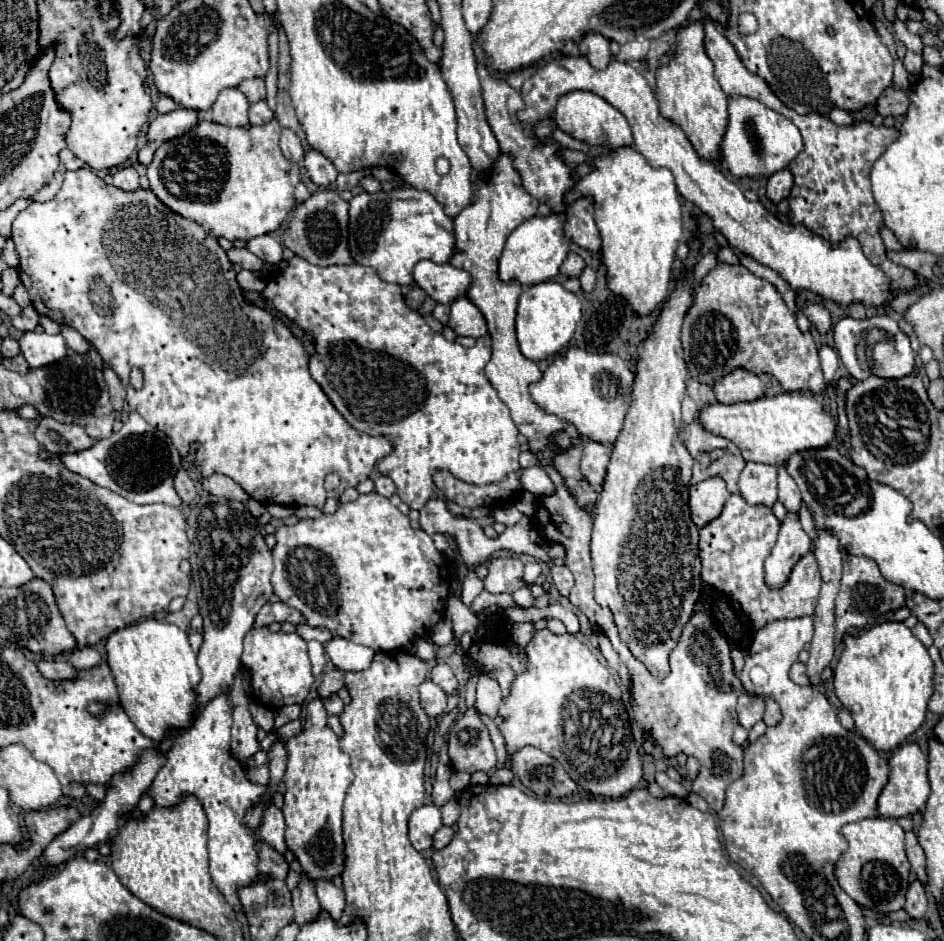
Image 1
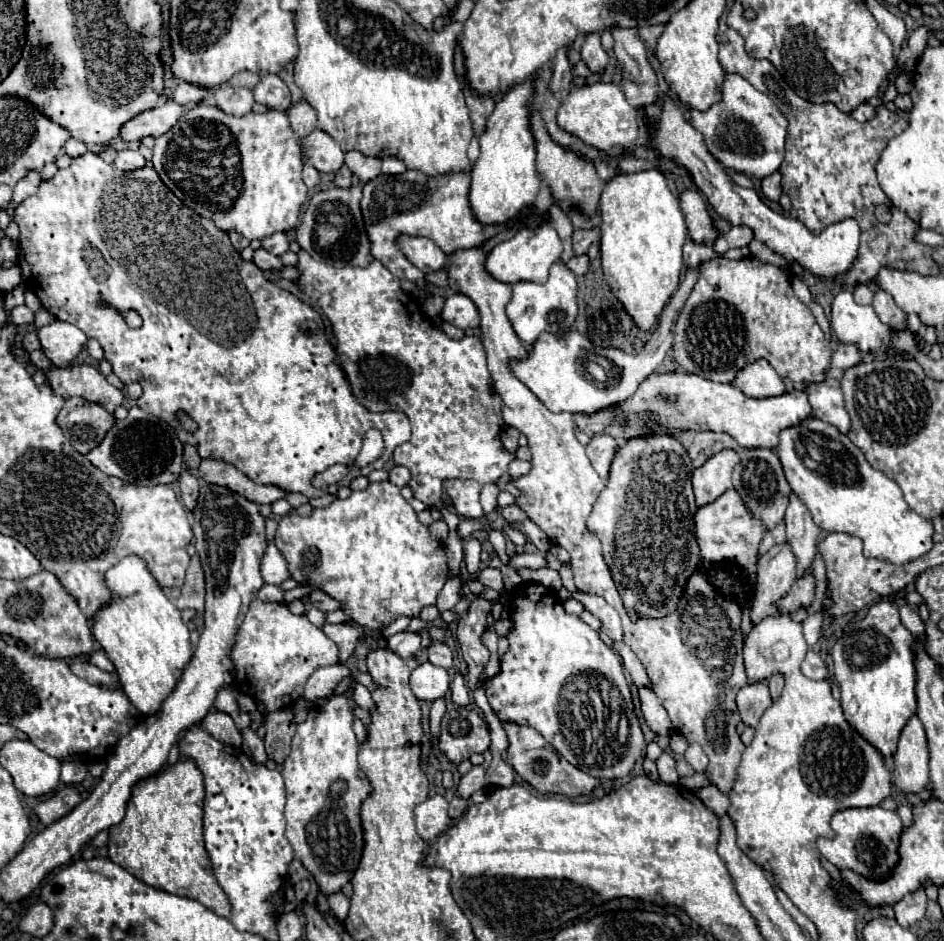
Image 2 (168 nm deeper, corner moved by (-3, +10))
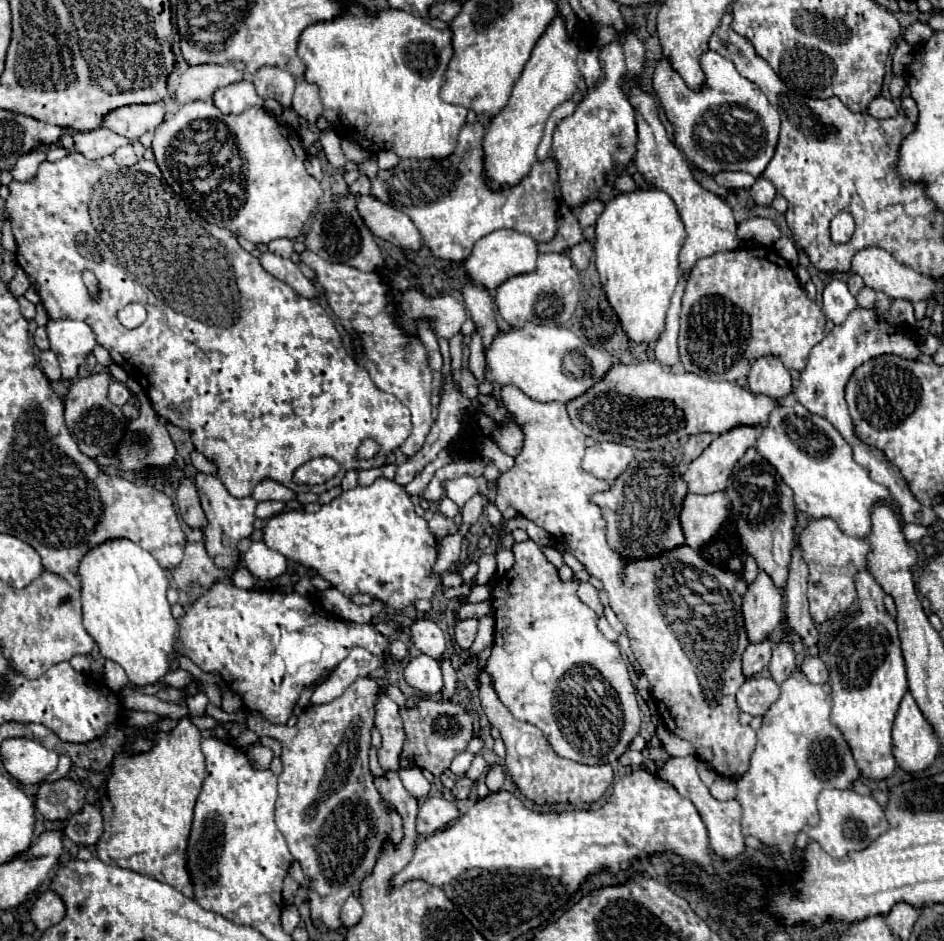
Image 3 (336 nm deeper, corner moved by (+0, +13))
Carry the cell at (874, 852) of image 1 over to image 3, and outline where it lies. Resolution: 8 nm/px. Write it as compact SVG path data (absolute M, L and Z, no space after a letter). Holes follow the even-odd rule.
M822 790L818 794L818 812L820 822L816 826L804 826L804 832L832 858L844 858L850 850L862 850L888 830L884 808L872 796L860 796L854 790Z

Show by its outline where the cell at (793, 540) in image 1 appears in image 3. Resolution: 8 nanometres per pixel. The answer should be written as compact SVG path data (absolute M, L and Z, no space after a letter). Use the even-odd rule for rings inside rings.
M760 572L754 584L748 586L744 594L742 614L750 644L768 638L782 622L784 598L782 592L774 586L772 578L768 578L768 574Z

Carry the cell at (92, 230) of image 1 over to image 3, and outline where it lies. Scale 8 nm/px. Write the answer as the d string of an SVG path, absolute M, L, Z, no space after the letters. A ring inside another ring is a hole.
M70 152L62 160L42 162L38 166L36 176L30 182L12 180L10 182L10 196L6 200L6 212L8 212L8 220L12 224L12 232L14 232L16 246L18 246L18 250L16 250L18 266L28 274L32 286L40 294L42 304L44 304L50 320L62 320L62 318L84 320L96 332L98 344L104 346L110 352L112 360L118 366L122 366L130 378L134 378L138 384L142 384L146 388L148 398L152 400L152 406L154 406L156 414L168 418L172 424L176 424L182 430L190 432L196 450L202 452L218 468L216 476L224 482L226 490L234 498L250 496L254 486L258 482L266 480L266 478L276 480L276 482L292 488L294 492L306 490L306 488L300 488L292 482L292 474L298 466L302 466L308 460L318 458L318 456L334 458L340 464L342 474L350 468L368 470L368 468L374 468L374 466L382 466L386 454L392 452L392 450L398 450L404 444L404 440L408 438L408 434L412 430L408 408L402 402L398 402L392 394L382 392L382 390L376 388L376 384L370 380L368 372L354 360L354 356L350 356L346 352L346 348L342 344L342 336L336 330L334 320L328 316L328 312L318 302L296 294L288 284L284 284L282 280L268 274L262 268L260 260L254 258L250 252L246 252L238 244L236 234L232 234L226 228L212 226L204 218L200 218L196 212L192 212L176 196L176 192L166 184L166 180L164 180L160 168L156 166L156 162L140 160L130 168L122 168L114 162L112 156L104 156L100 160L88 160L78 152ZM84 268L92 270L98 278L98 290L100 290L98 298L92 298L90 292L84 286L84 280L80 276ZM118 302L140 302L148 312L146 322L140 324L134 330L126 330L118 322L118 310L120 310ZM366 438L376 440L382 446L382 454L378 454L370 460L356 458L358 446Z

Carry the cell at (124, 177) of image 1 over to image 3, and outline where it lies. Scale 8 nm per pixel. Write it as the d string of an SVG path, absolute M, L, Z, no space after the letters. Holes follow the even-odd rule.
M122 146L122 148L118 148L118 150L114 152L114 160L116 160L116 164L120 164L120 166L132 166L132 164L138 162L132 146Z

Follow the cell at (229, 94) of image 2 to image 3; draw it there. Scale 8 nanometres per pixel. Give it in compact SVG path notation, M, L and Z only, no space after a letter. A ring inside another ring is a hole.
M242 80L230 86L224 86L214 92L214 104L222 114L242 114L252 106L262 106L262 98L256 94L250 80Z

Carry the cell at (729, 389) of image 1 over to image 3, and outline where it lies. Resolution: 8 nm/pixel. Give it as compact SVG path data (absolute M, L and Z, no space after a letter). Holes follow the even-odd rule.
M776 356L758 358L750 368L748 384L754 394L764 394L774 400L780 400L792 392L790 372Z

